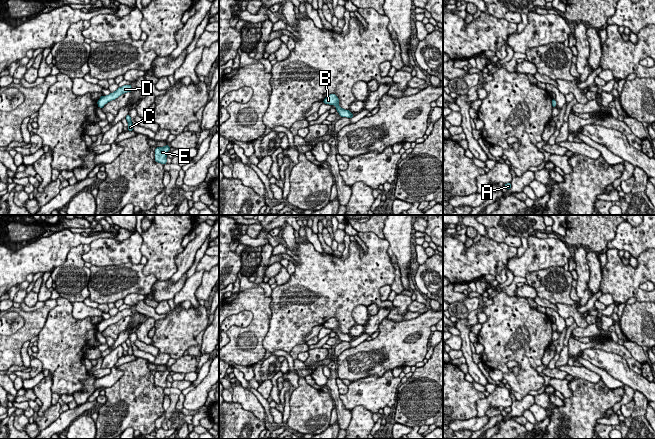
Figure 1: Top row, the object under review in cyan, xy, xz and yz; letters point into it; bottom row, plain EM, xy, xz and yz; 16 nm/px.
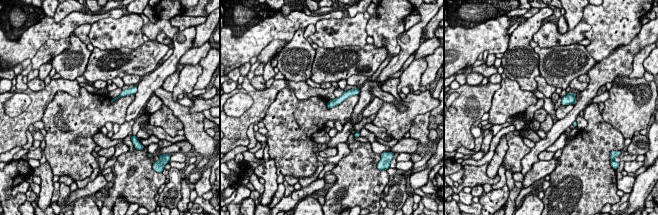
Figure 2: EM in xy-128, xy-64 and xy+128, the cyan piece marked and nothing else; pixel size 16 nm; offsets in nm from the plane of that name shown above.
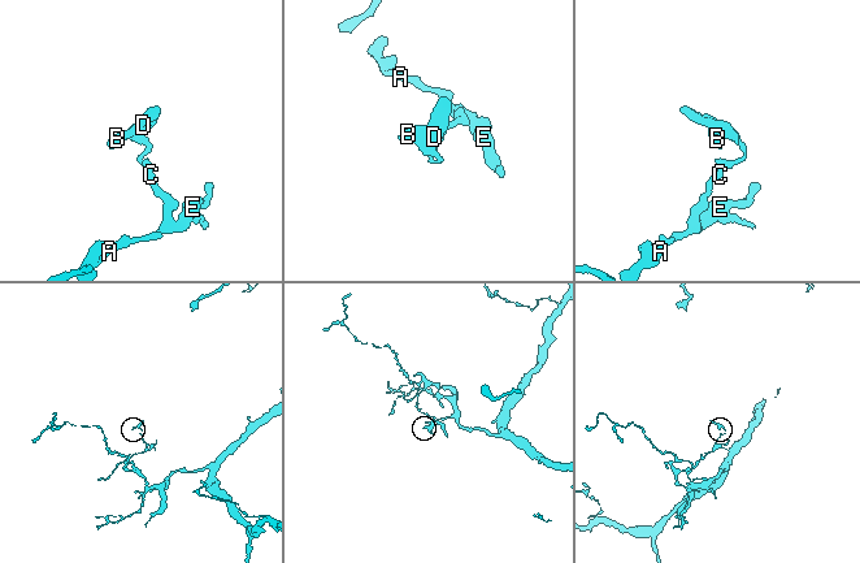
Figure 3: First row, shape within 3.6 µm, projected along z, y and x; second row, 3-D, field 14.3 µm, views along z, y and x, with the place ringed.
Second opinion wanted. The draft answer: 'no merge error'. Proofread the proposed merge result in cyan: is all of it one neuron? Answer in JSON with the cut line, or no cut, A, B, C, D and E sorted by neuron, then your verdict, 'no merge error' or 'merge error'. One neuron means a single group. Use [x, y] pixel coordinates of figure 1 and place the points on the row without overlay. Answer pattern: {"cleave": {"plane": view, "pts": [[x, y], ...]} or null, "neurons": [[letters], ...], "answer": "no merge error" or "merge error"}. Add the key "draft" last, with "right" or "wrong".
{"cleave": null, "neurons": [["A", "B", "C", "D", "E"]], "answer": "no merge error", "draft": "right"}

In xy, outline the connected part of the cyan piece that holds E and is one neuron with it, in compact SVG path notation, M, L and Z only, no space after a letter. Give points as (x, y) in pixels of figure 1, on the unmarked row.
M166 369L164 371L156 371L155 373L155 385L161 388L166 388L167 377L170 374L170 370Z

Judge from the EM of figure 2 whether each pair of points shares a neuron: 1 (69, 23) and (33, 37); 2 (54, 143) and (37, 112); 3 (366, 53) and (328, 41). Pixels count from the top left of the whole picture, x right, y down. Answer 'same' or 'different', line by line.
1: same
2: different
3: different

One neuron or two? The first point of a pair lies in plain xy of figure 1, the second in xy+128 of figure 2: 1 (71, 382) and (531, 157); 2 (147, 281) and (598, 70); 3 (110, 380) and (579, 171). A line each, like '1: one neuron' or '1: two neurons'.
1: two neurons
2: two neurons
3: two neurons

